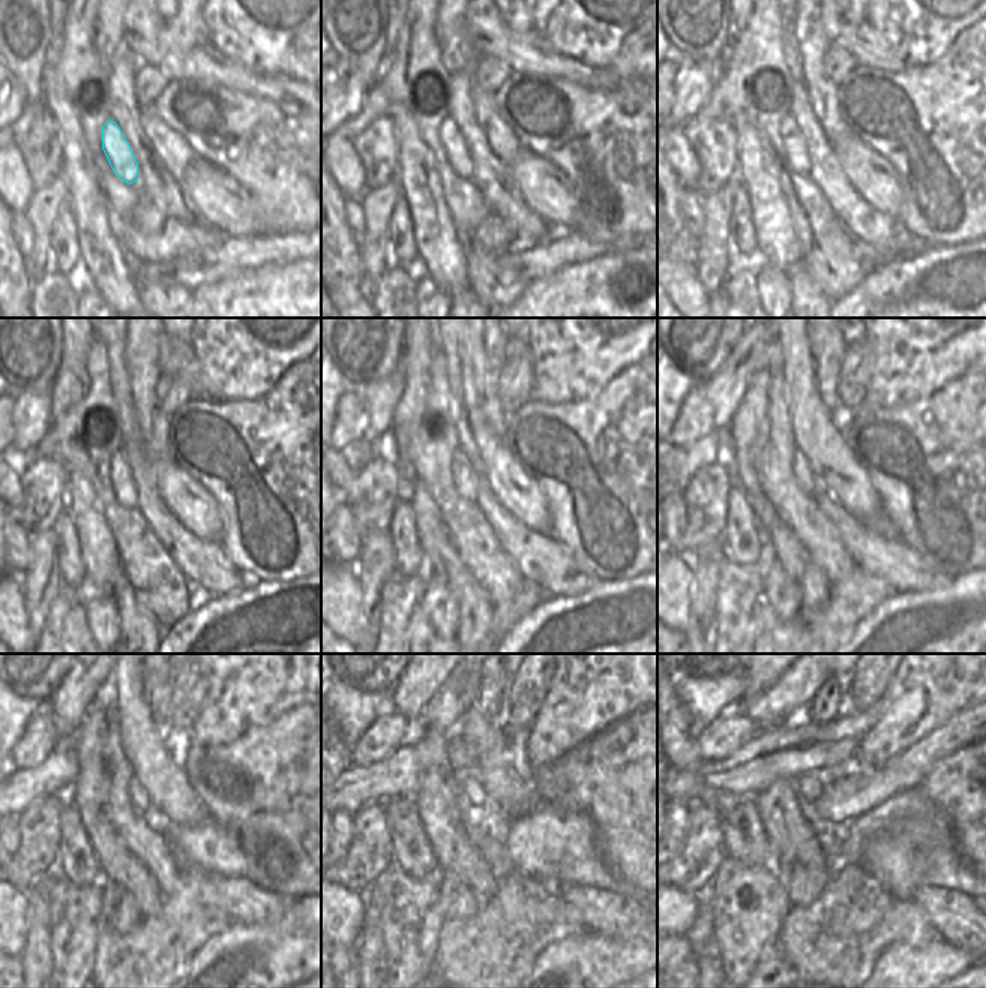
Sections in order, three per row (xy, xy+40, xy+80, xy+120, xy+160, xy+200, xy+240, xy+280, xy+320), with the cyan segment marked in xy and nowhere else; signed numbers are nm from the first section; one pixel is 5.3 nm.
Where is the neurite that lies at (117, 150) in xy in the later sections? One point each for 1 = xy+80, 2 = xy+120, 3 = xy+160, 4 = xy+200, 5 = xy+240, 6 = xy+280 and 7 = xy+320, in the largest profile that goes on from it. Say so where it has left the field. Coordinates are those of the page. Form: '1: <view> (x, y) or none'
1: xy+80 (793, 141)
2: xy+120 (122, 482)
3: xy+160 (461, 470)
4: xy+200 (802, 471)
5: xy+240 (138, 801)
6: xy+280 (471, 790)
7: xy+320 (808, 786)

